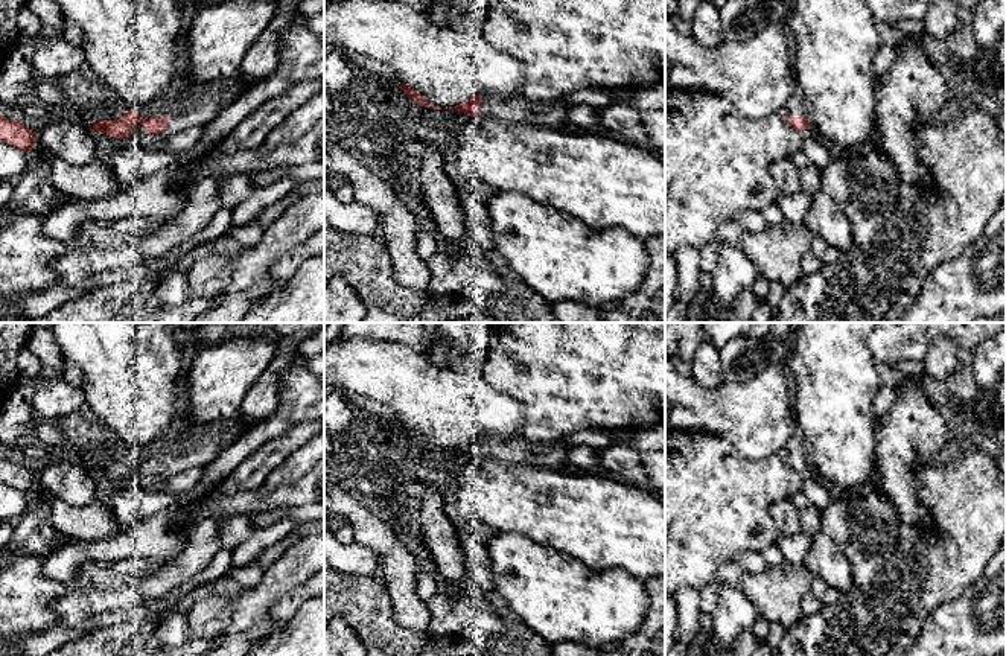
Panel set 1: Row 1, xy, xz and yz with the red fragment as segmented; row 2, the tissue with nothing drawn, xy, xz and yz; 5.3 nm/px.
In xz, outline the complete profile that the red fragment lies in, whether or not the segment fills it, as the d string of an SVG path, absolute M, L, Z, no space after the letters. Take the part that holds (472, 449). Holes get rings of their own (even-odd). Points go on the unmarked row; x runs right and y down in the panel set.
M482 434L475 437L469 443L460 444L452 449L443 449L443 451L461 452L470 458L478 457L479 460L495 460L495 461L502 461L508 464L565 469L565 463L571 449L572 449L571 444L565 443L563 440L548 441L548 443L528 443L517 437L511 440L504 440L498 435Z

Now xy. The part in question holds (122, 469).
M240 414L204 426L186 426L177 429L166 441L154 449L129 451L120 460L94 464L90 472L120 481L128 481L131 475L170 476L195 466L207 466L244 429L245 422Z

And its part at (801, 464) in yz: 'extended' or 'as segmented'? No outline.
extended

